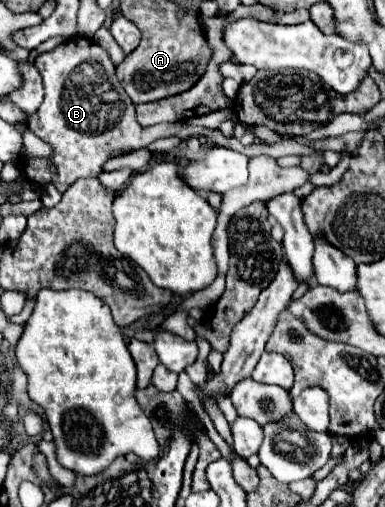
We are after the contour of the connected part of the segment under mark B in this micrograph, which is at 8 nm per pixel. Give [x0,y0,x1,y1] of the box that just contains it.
[24,37,315,193]

